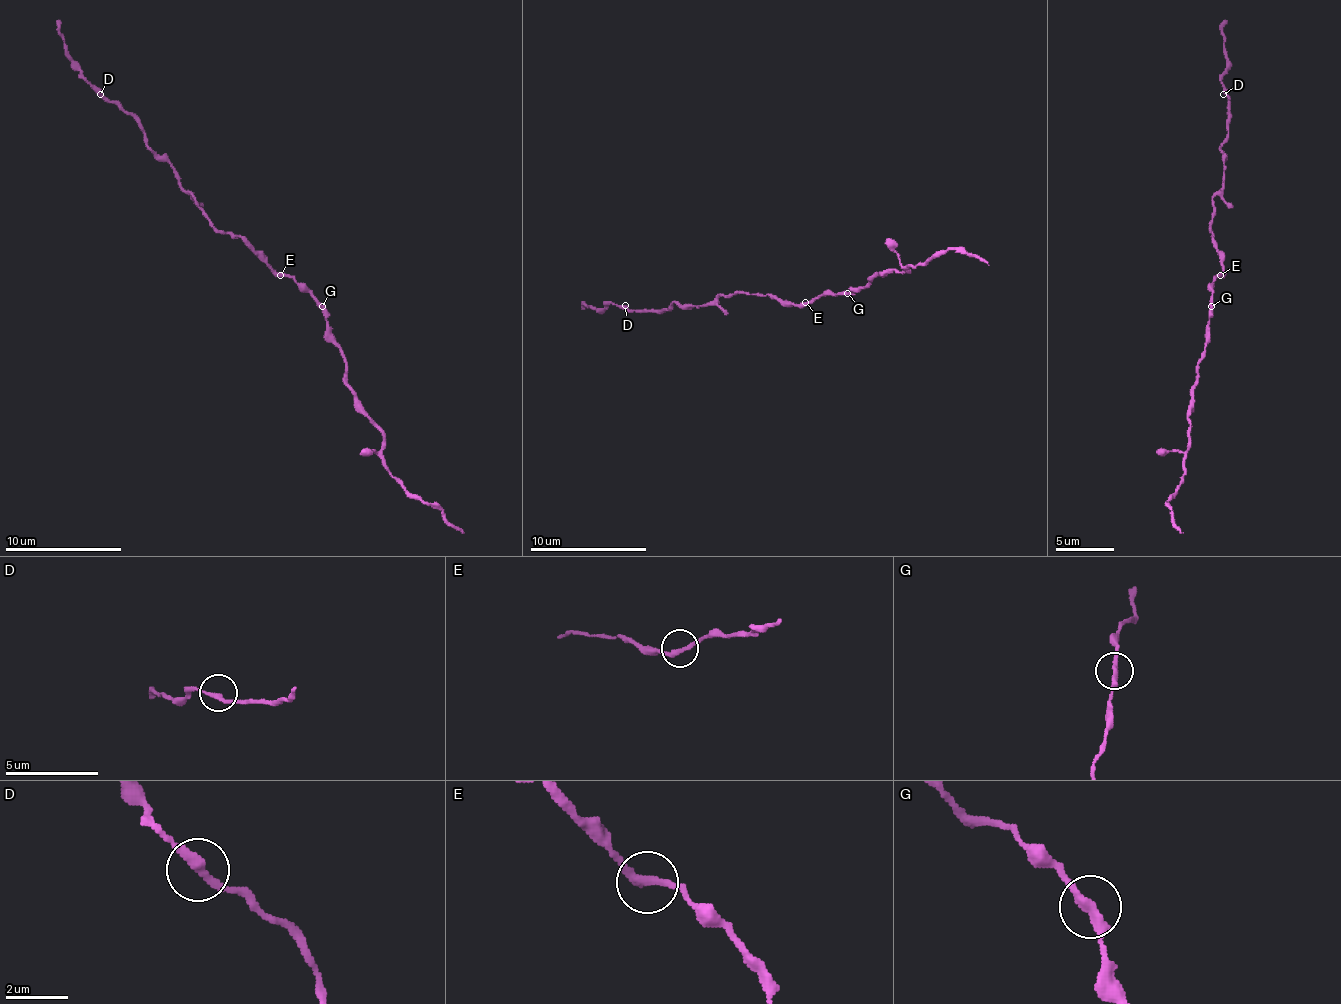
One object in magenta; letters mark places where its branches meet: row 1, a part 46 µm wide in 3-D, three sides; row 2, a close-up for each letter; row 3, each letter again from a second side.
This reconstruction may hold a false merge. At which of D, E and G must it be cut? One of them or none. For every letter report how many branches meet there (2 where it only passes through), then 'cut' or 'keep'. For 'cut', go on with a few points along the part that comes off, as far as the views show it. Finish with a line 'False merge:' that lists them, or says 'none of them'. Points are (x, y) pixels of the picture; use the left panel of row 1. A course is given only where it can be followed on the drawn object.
D: branches 2; keep
E: branches 2; keep
G: branches 2; keep
False merge: none of them

